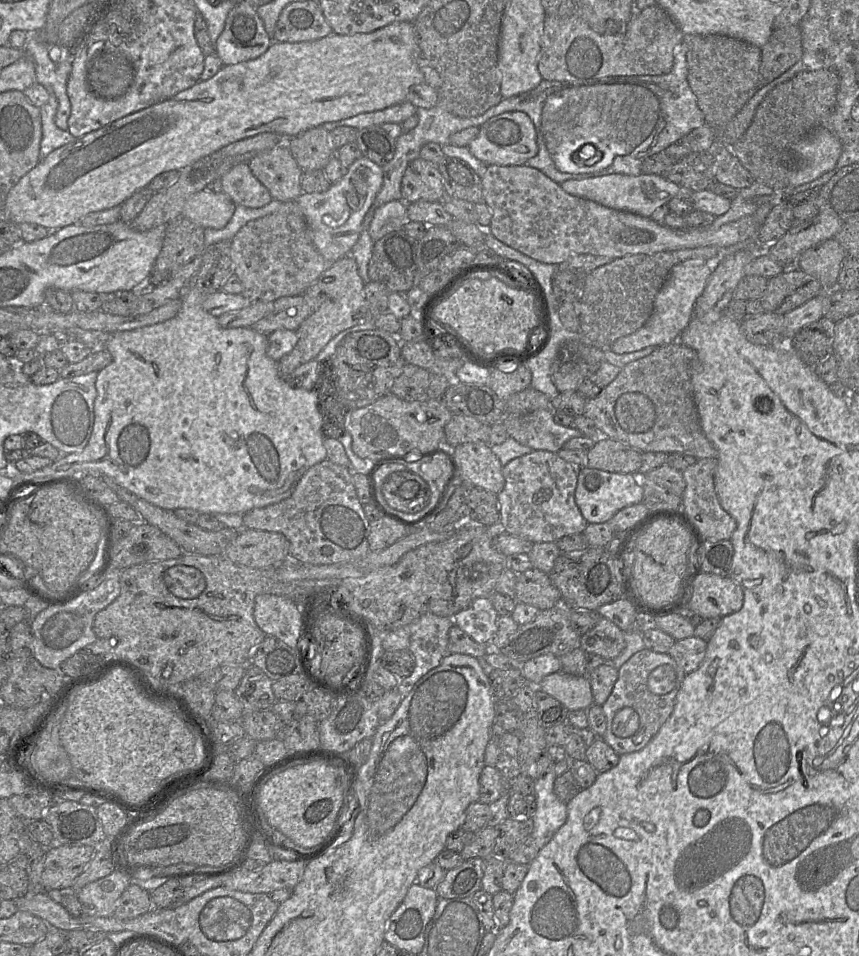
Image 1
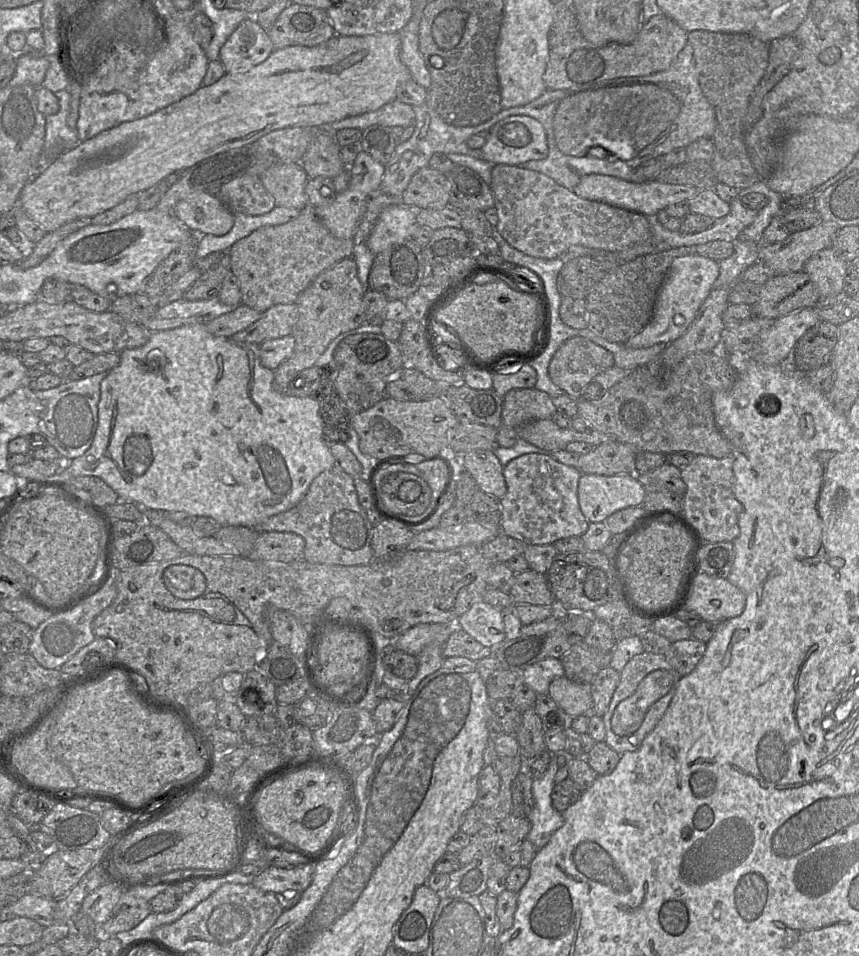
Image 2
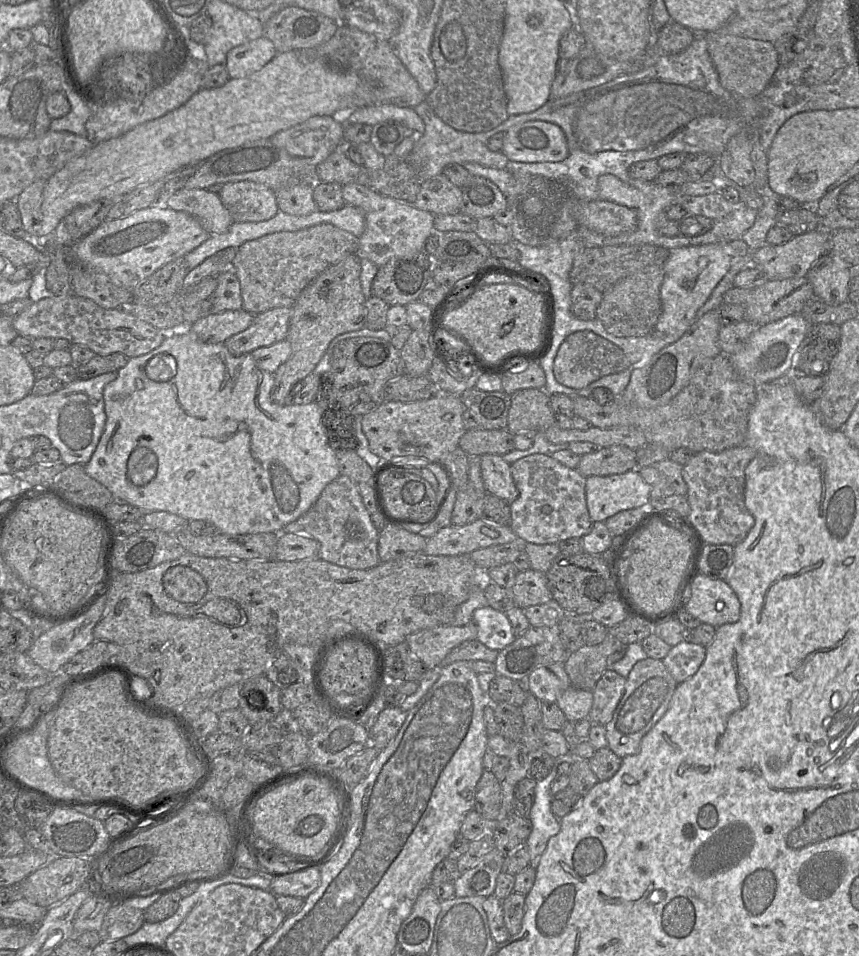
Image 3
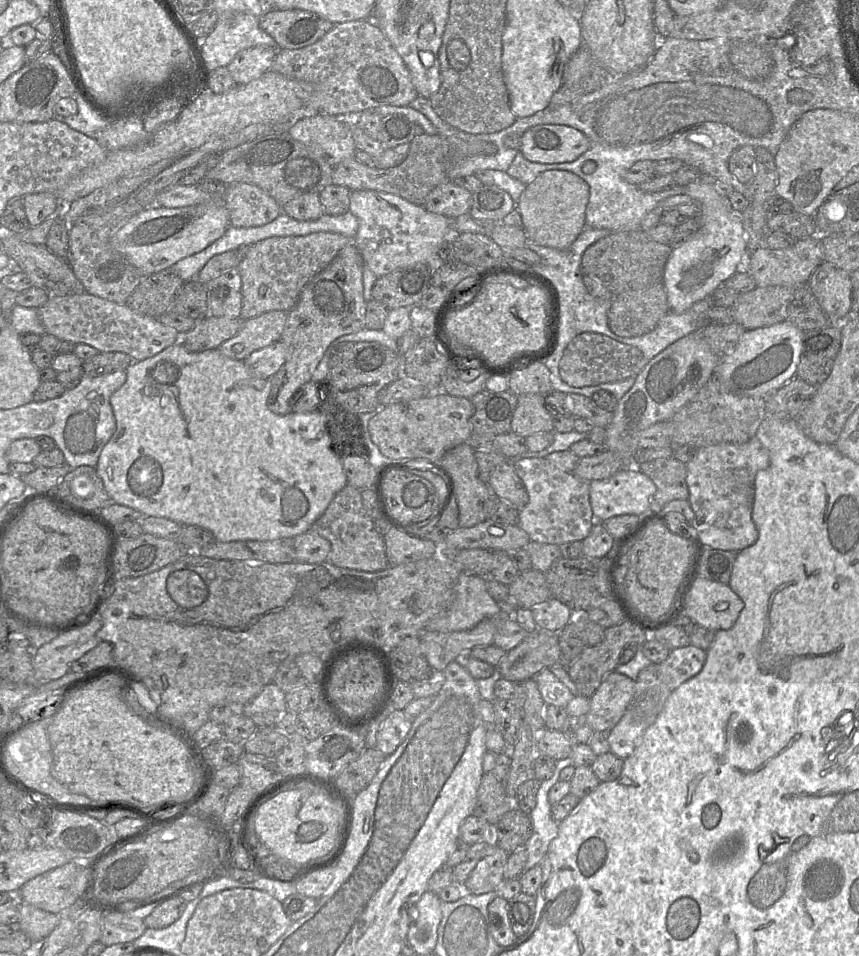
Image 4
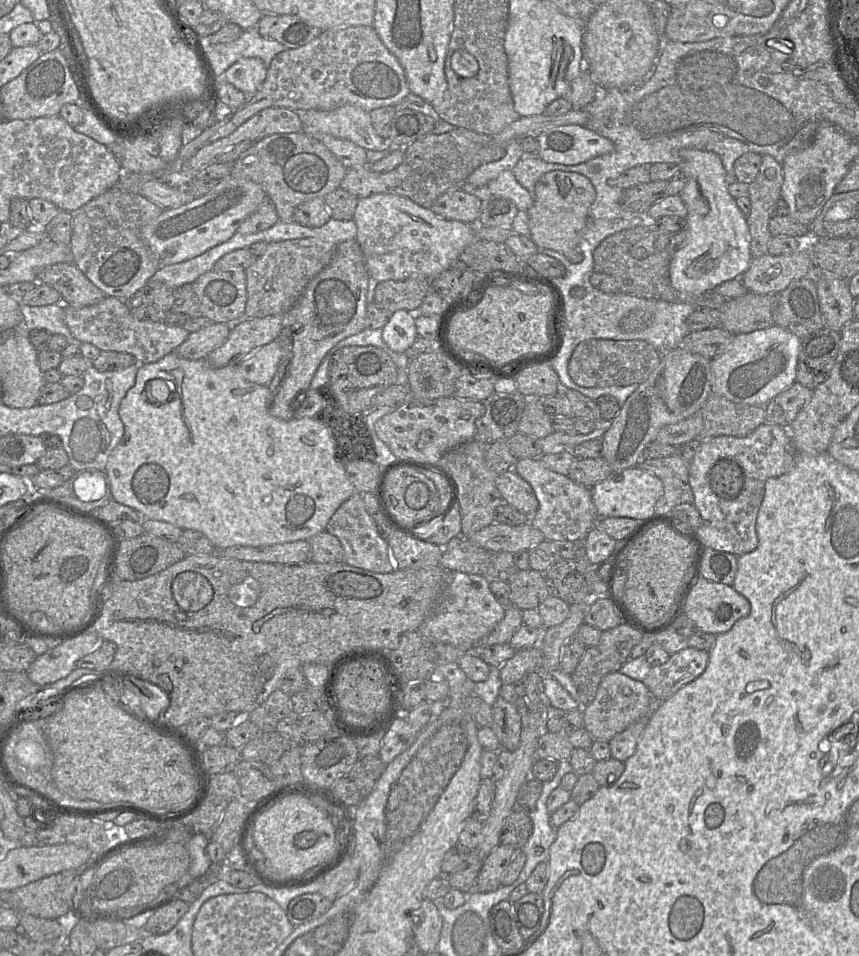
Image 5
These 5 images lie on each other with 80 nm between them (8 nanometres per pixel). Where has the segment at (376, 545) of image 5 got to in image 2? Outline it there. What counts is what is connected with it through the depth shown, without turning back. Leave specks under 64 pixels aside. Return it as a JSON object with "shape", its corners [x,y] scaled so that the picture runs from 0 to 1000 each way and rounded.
{"shape":[[[395,488],[371,496],[342,530],[313,541],[296,553],[302,558],[320,555],[349,560],[355,566],[353,585],[361,589],[418,592],[435,586],[432,573],[434,550],[417,525],[412,501]]]}

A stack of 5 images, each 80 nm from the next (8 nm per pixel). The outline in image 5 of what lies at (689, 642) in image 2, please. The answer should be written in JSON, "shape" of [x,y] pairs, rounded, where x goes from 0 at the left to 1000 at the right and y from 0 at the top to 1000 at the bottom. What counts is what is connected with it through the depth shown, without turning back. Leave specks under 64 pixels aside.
{"shape":[[[800,677],[780,684],[775,694],[759,698],[749,714],[764,733],[774,733],[814,708],[824,690],[824,682]]]}

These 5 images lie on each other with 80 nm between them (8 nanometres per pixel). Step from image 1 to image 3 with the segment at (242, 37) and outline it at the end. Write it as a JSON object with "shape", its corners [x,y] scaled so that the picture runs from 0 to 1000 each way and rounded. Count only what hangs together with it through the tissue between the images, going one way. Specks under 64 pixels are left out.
{"shape":[[[305,38],[269,51],[261,67],[268,83],[284,82],[305,72],[322,56],[319,46]]]}

